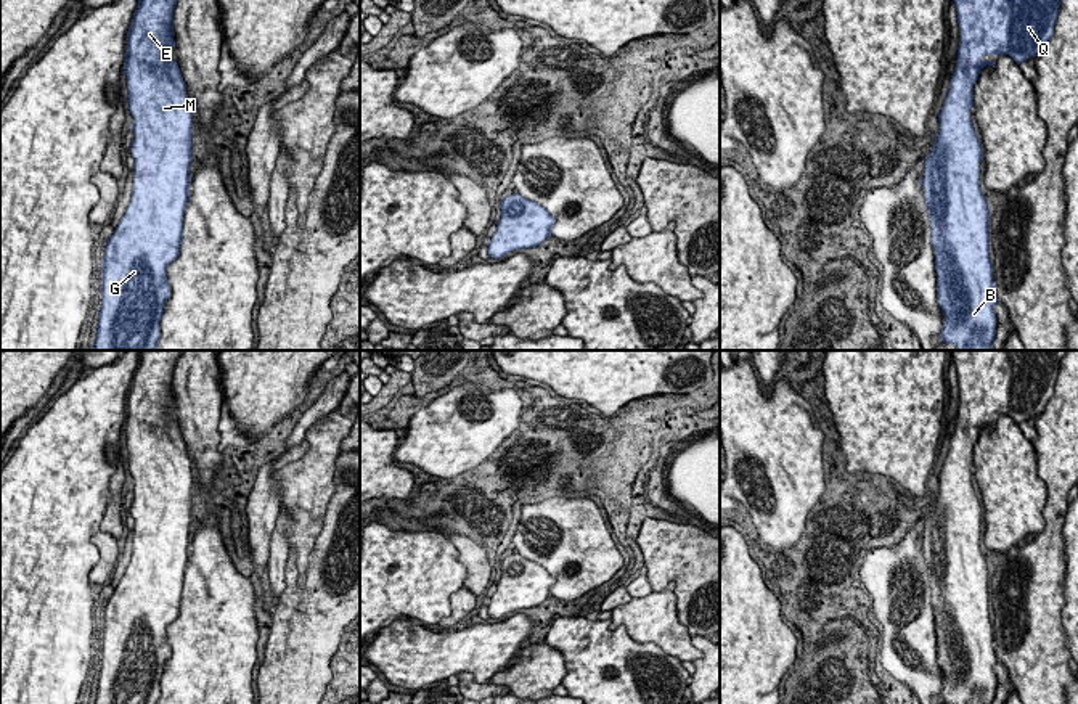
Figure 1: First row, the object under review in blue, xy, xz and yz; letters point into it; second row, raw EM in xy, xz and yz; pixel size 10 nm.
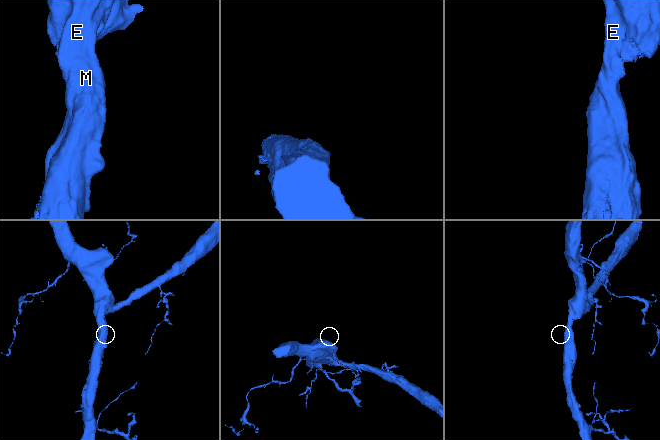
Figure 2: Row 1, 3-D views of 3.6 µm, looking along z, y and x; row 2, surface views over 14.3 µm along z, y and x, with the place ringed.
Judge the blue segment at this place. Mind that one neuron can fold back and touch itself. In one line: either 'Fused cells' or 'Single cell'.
Single cell

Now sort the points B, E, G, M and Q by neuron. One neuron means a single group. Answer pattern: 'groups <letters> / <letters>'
groups B E G M Q

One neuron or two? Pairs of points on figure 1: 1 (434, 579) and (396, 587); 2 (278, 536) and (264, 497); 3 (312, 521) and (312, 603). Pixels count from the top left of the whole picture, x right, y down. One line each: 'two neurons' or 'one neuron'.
1: one neuron
2: two neurons
3: two neurons

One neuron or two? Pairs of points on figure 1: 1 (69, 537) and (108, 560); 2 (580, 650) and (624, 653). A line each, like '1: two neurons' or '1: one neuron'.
1: two neurons
2: one neuron

